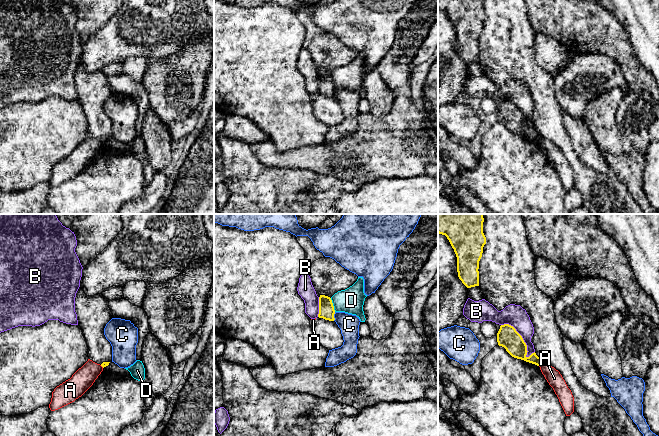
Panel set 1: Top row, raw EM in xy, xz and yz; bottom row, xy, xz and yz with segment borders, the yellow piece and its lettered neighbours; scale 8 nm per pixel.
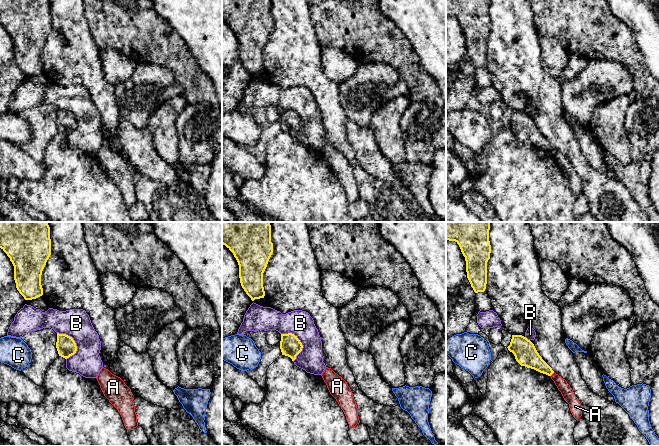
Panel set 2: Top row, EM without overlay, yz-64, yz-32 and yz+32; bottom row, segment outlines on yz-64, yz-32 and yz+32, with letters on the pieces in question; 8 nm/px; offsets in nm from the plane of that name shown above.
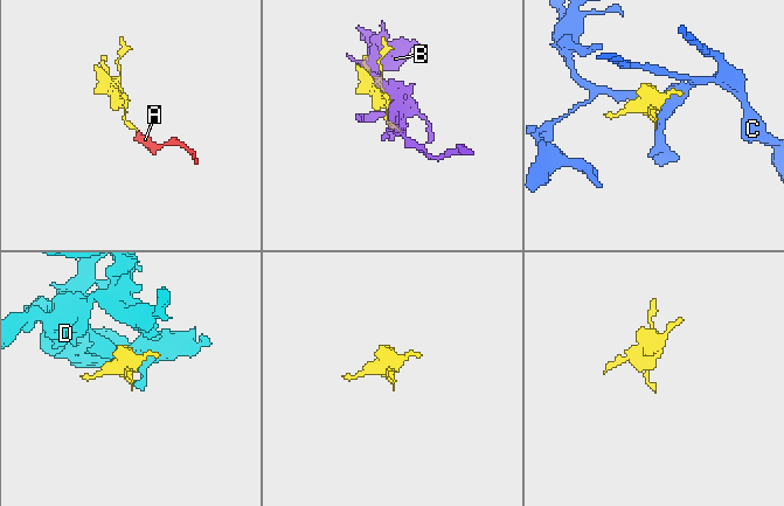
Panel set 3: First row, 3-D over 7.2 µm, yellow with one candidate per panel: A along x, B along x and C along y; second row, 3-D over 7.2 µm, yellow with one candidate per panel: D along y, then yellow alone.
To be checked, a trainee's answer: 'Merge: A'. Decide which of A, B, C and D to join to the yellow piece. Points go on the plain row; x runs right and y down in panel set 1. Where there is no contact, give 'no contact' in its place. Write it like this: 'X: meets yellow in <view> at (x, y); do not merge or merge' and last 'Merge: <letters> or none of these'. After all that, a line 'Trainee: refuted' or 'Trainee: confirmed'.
A: meets yellow in yz at (541, 139); do not merge
B: meets yellow in yz at (522, 115); do not merge
C: meets yellow in xz at (333, 92); do not merge
D: meets yellow in xz at (332, 81); do not merge
Merge: none of these
Trainee: refuted

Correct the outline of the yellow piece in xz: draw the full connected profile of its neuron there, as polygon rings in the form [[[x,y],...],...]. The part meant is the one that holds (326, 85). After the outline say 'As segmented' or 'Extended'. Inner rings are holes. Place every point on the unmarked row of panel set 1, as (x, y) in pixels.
[[[320,71],[318,93],[329,97],[334,97],[334,90],[335,86],[331,74],[325,71]]]. As segmented

